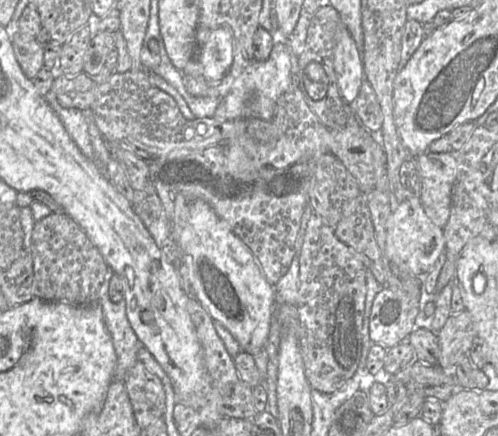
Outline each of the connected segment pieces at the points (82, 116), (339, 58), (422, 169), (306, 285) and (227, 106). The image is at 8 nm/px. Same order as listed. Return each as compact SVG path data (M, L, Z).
M51 90L45 95L45 99L79 150L88 159L96 161L90 141L88 114L76 108L62 107L57 100L56 94Z
M347 28L337 35L333 63L340 93L350 104L359 94L364 71L362 55Z
M424 152L417 156L420 201L427 216L441 229L447 224L457 173L455 152Z
M312 214L308 220L299 265L300 286L295 306L299 314L299 345L305 376L312 389L332 393L353 376L359 364L366 295L366 267L344 243L337 239L328 224L317 214Z
M278 42L274 43L266 61L252 60L235 79L229 93L221 99L213 118L221 122L240 118L259 118L271 121L279 97L292 82L291 53L286 42Z

